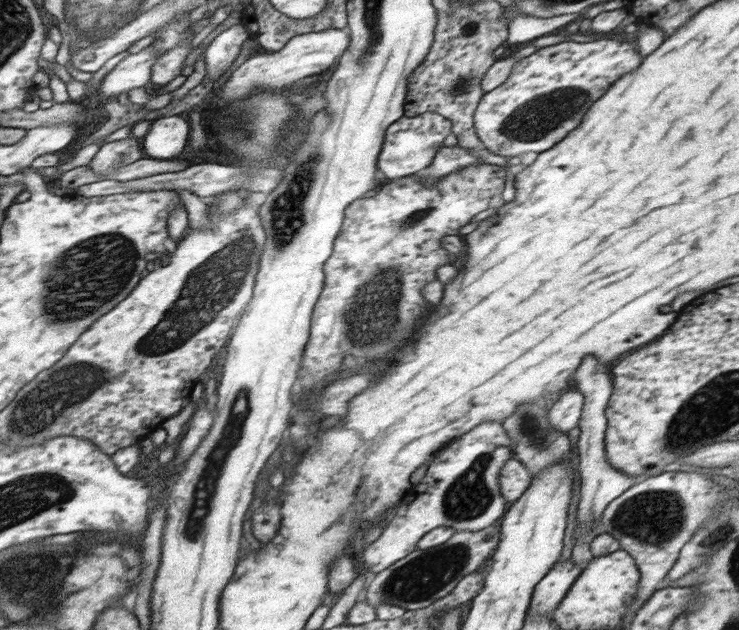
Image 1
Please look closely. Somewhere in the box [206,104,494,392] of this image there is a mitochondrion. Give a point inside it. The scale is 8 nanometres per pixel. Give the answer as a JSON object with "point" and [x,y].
{"point":[371,319]}

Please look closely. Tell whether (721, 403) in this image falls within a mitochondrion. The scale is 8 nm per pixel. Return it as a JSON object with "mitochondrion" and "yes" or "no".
{"mitochondrion":"yes"}

